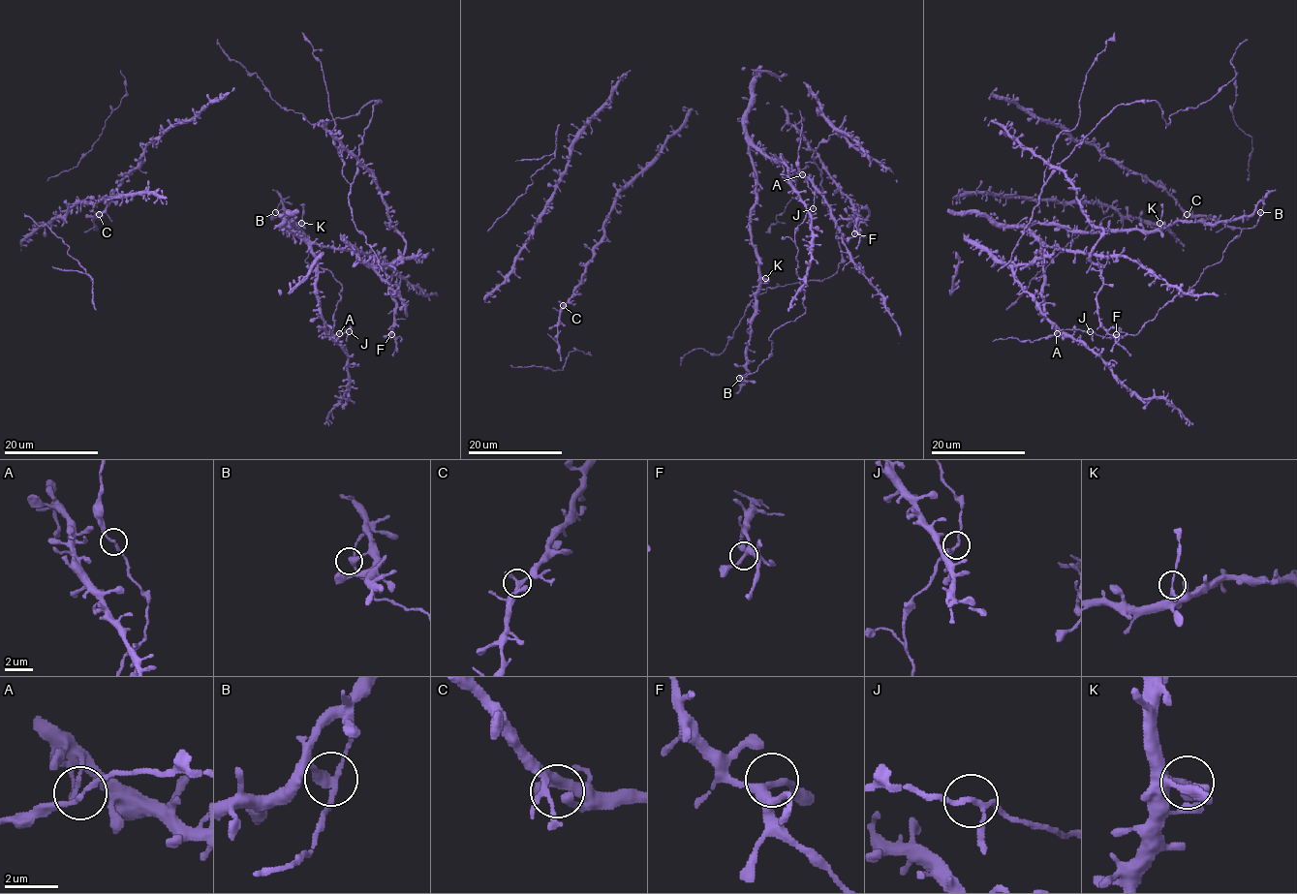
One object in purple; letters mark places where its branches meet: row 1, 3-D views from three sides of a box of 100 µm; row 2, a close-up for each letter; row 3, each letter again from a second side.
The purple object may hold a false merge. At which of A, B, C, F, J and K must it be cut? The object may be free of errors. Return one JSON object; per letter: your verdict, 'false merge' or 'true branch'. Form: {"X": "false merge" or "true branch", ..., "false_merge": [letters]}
{"A": "true branch", "B": "true branch", "C": "true branch", "F": "true branch", "J": "true branch", "K": "false merge", "false_merge": ["K"]}

